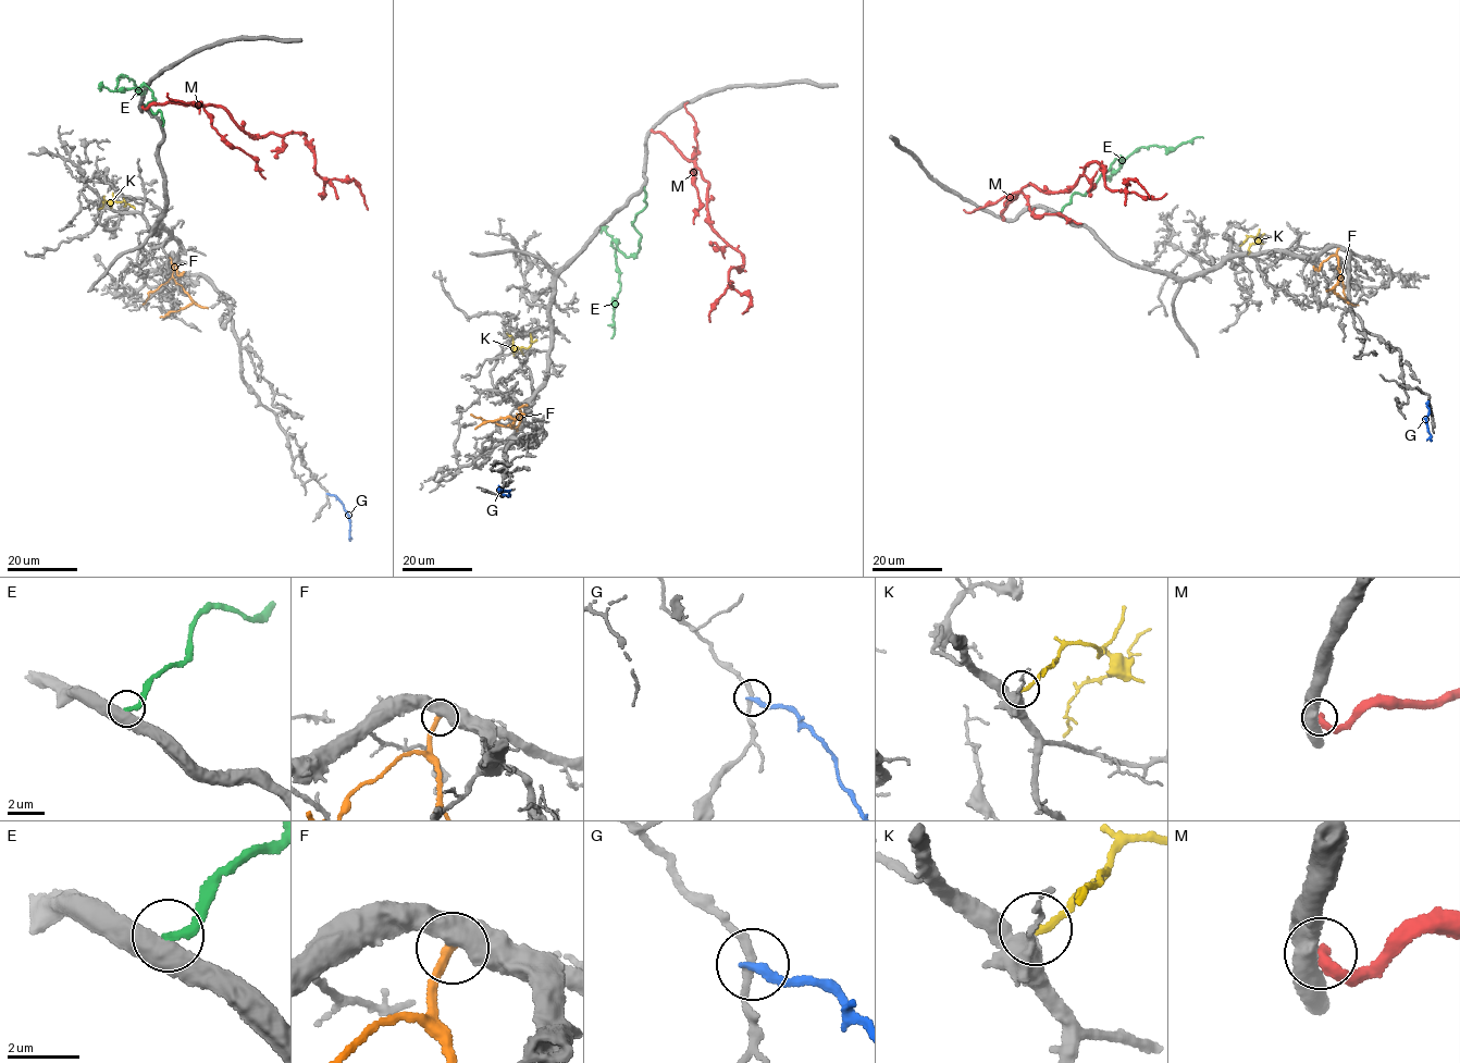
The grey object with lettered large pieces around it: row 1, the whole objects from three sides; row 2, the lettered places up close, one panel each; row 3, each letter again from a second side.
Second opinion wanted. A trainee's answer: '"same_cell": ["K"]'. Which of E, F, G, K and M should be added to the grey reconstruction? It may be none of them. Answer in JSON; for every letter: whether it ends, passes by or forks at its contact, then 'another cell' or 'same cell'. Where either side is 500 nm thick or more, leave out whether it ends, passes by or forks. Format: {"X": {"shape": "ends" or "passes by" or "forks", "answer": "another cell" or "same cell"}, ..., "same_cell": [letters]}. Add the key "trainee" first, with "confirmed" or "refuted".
{"trainee": "confirmed", "E": {"answer": "another cell"}, "F": {"answer": "another cell"}, "G": {"shape": "ends", "answer": "another cell"}, "K": {"shape": "ends", "answer": "same cell"}, "M": {"answer": "another cell"}, "same_cell": ["K"]}

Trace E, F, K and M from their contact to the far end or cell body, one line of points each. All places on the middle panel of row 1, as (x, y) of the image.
E: (644, 187), (647, 202), (632, 225), (641, 236), (640, 247), (627, 257), (613, 240), (620, 291), (610, 337)
F: (517, 431), (509, 424), (511, 428), (514, 422), (511, 418), (486, 421), (475, 429)
K: (530, 333), (528, 347), (516, 348), (514, 338), (506, 333)
M: (651, 131), (708, 182), (707, 223), (740, 252), (743, 264), (728, 281), (749, 296), (742, 313)

